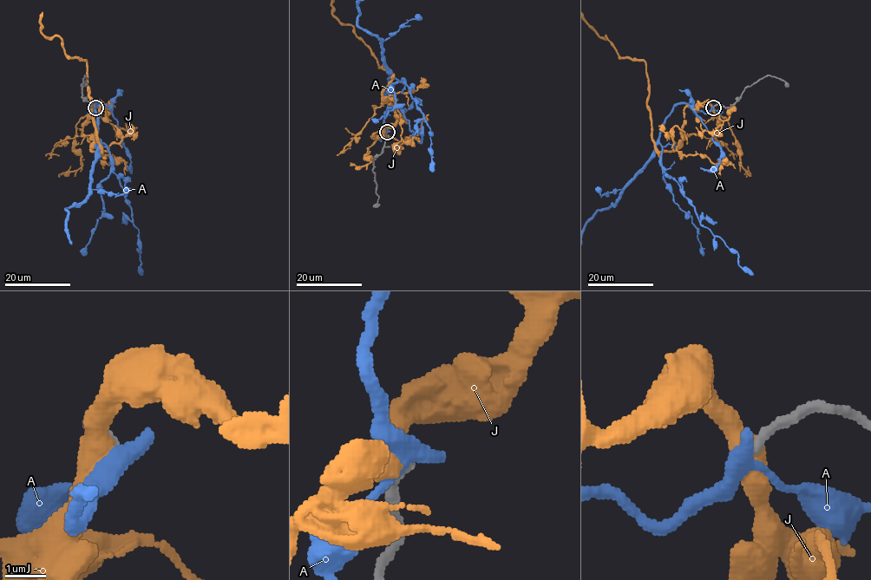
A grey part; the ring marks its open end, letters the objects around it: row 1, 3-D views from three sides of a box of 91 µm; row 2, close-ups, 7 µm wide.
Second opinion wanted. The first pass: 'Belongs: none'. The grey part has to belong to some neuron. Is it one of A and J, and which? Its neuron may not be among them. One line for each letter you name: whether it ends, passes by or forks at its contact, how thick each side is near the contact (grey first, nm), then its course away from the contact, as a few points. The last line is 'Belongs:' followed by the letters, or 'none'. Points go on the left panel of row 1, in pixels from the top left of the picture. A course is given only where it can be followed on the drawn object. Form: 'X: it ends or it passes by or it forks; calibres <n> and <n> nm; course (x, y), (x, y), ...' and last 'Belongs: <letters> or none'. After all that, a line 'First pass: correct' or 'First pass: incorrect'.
Belongs: none
First pass: correct

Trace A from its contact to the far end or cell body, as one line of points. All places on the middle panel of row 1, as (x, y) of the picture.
A: (387, 132), (383, 125), (388, 104), (385, 92), (389, 78), (395, 77), (409, 87), (430, 128), (433, 172)

